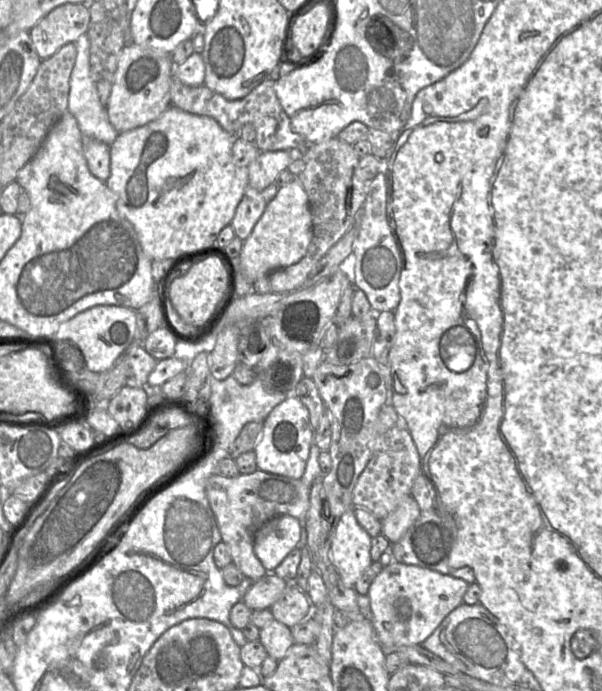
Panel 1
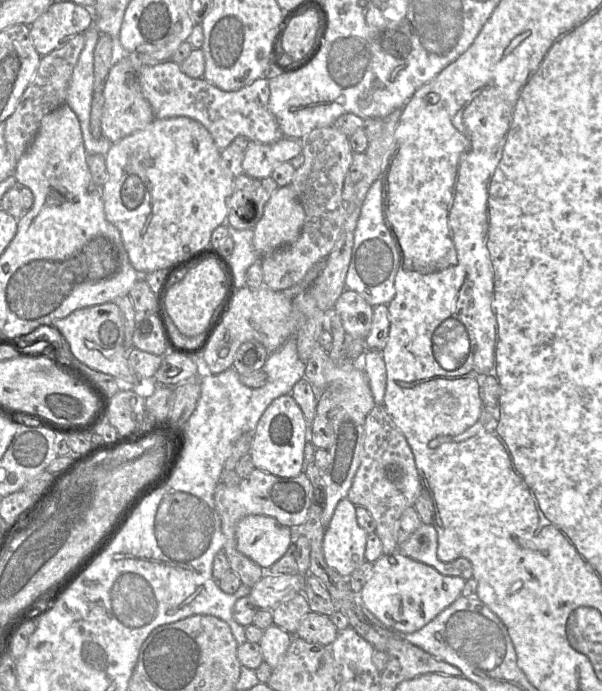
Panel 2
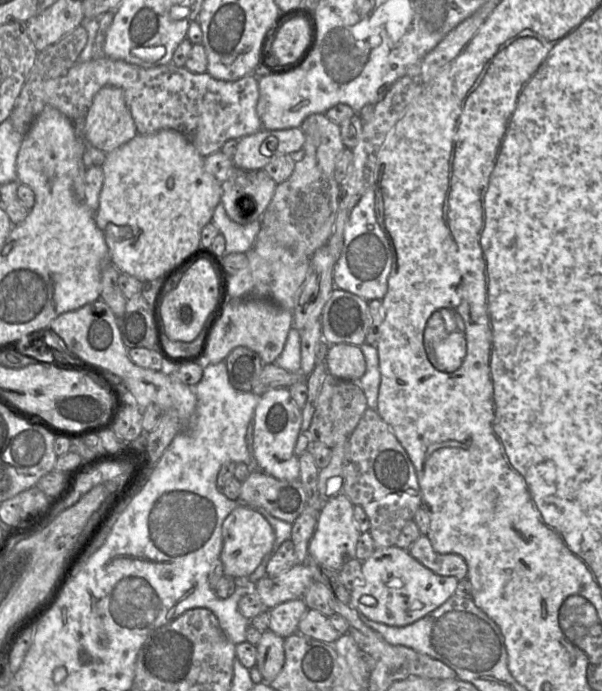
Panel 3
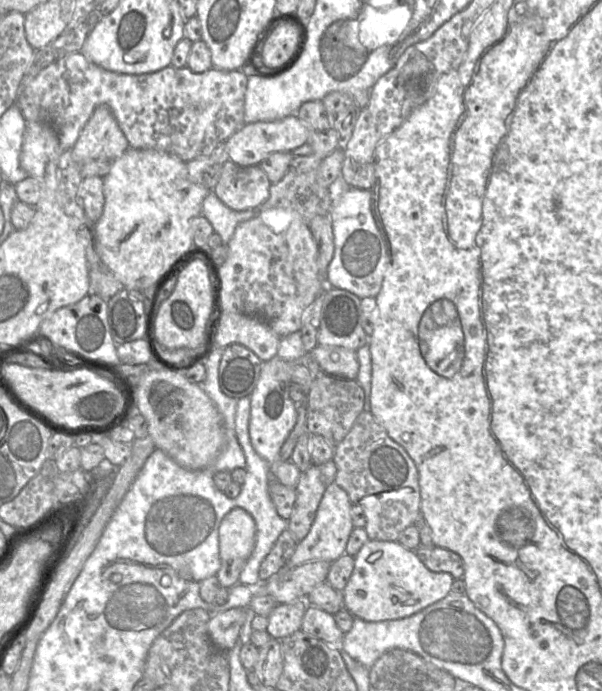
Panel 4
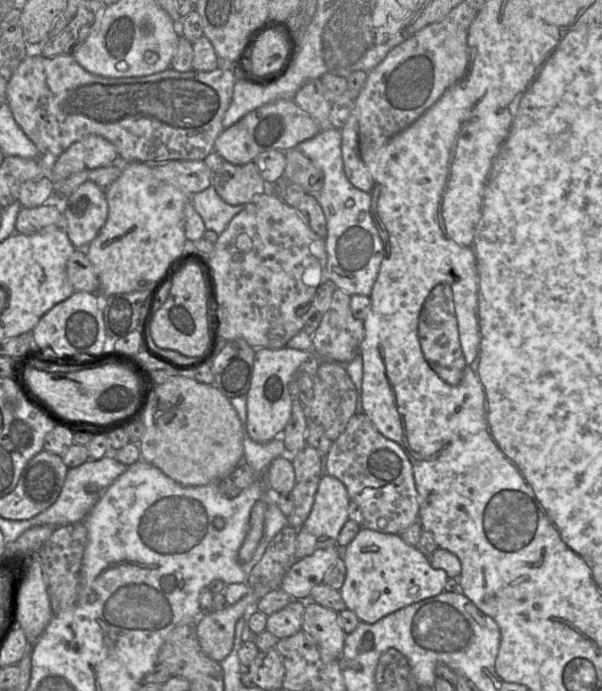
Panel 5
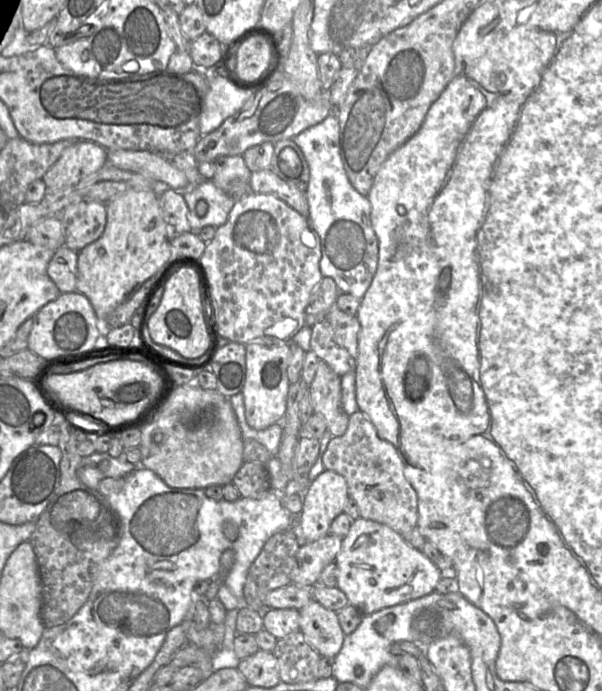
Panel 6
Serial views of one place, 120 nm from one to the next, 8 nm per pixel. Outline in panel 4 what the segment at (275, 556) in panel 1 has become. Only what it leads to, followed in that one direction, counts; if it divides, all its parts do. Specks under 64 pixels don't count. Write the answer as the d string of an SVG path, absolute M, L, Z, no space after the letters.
M234 508L219 526L221 566L216 577L222 587L239 583L240 573L255 547L256 525L253 517L242 508Z

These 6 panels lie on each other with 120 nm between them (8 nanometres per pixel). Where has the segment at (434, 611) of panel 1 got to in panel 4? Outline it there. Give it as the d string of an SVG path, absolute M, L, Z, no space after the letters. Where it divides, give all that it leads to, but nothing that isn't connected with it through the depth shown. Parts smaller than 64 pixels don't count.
M369 539L354 556L354 569L342 592L344 607L354 618L368 622L402 619L445 598L450 593L454 580L449 573L429 570L418 558L415 550L406 549L398 541Z

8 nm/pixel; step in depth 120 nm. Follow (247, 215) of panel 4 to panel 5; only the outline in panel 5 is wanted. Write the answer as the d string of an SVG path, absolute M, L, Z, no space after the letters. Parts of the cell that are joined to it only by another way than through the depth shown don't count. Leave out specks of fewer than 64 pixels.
M213 185L191 196L194 210L201 216L206 230L220 235L232 218L241 212L245 205L227 204L218 195Z

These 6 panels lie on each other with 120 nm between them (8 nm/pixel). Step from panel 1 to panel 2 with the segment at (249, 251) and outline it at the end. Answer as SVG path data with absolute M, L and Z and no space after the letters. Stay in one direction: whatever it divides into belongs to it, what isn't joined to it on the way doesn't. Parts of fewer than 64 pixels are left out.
M291 186L278 187L254 228L255 251L262 256L295 242L304 221L304 209Z

